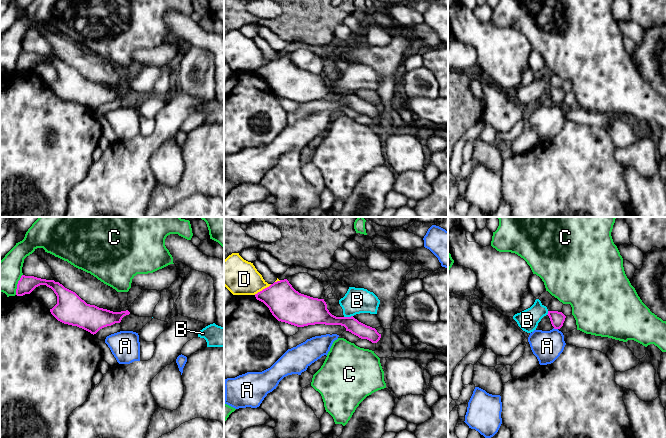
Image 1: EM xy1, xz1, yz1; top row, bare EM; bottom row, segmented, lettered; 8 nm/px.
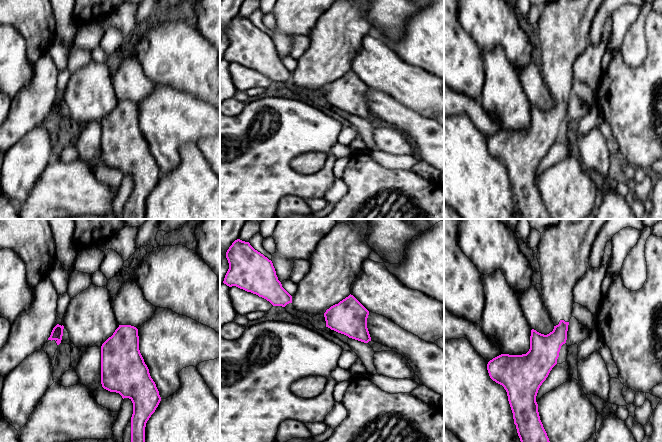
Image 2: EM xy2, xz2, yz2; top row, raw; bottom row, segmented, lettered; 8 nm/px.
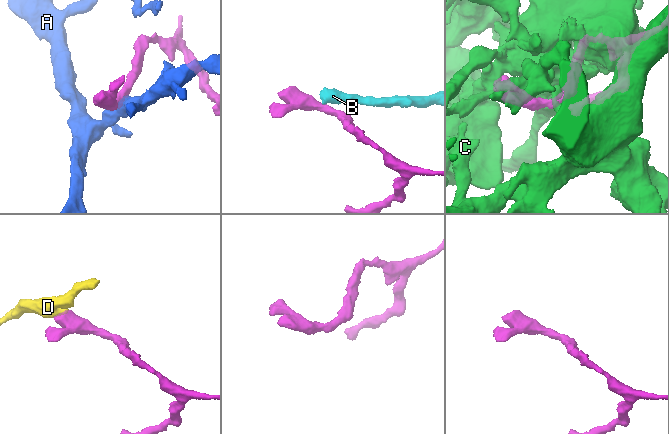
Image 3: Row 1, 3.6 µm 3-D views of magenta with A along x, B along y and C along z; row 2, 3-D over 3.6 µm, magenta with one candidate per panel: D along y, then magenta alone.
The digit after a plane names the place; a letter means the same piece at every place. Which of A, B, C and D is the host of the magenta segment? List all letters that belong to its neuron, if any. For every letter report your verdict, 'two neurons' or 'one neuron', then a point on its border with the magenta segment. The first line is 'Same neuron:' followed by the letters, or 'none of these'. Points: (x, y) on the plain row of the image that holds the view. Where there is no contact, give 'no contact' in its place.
Same neuron: none of these
A: two neurons; contact yz1 (555, 104)
B: two neurons; contact xz1 (348, 93)
C: two neurons; contact xy1 (17, 60)
D: two neurons; contact xz1 (263, 65)

